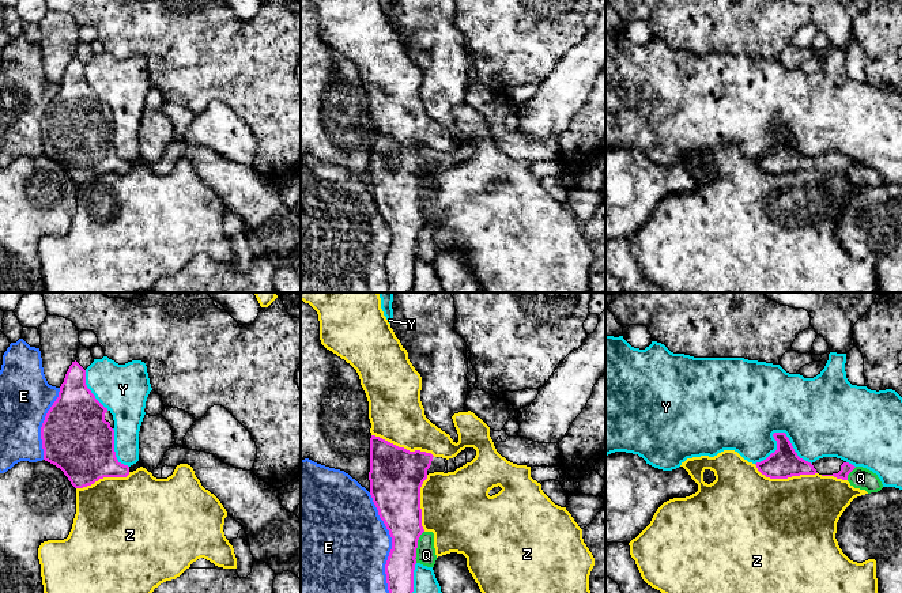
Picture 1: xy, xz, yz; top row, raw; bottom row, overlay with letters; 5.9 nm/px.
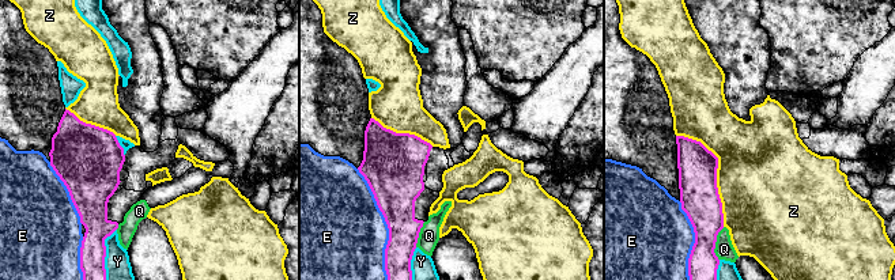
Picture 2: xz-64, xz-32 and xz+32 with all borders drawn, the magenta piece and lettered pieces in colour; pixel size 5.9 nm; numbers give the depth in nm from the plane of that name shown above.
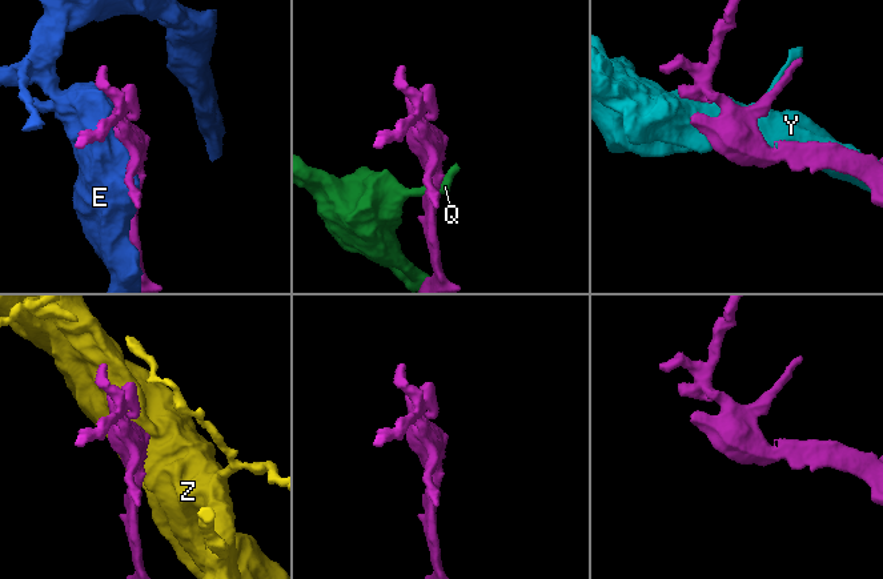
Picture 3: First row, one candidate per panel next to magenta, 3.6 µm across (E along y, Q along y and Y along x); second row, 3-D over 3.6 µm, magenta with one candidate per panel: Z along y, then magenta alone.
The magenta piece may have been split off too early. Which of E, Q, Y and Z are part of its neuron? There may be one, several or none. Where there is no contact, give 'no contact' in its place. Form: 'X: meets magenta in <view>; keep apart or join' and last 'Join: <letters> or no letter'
E: meets magenta in xz; keep apart
Q: meets magenta in xz; keep apart
Y: meets magenta in yz; keep apart
Z: meets magenta in yz; keep apart
Join: no letter

